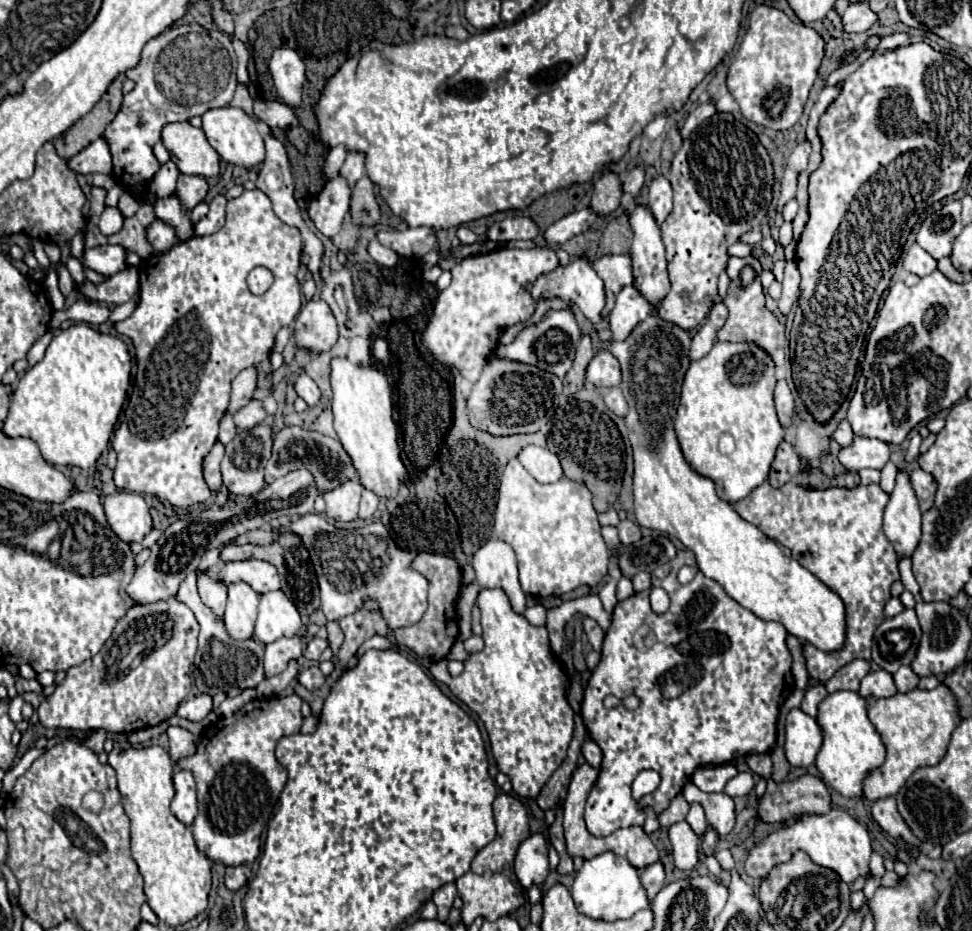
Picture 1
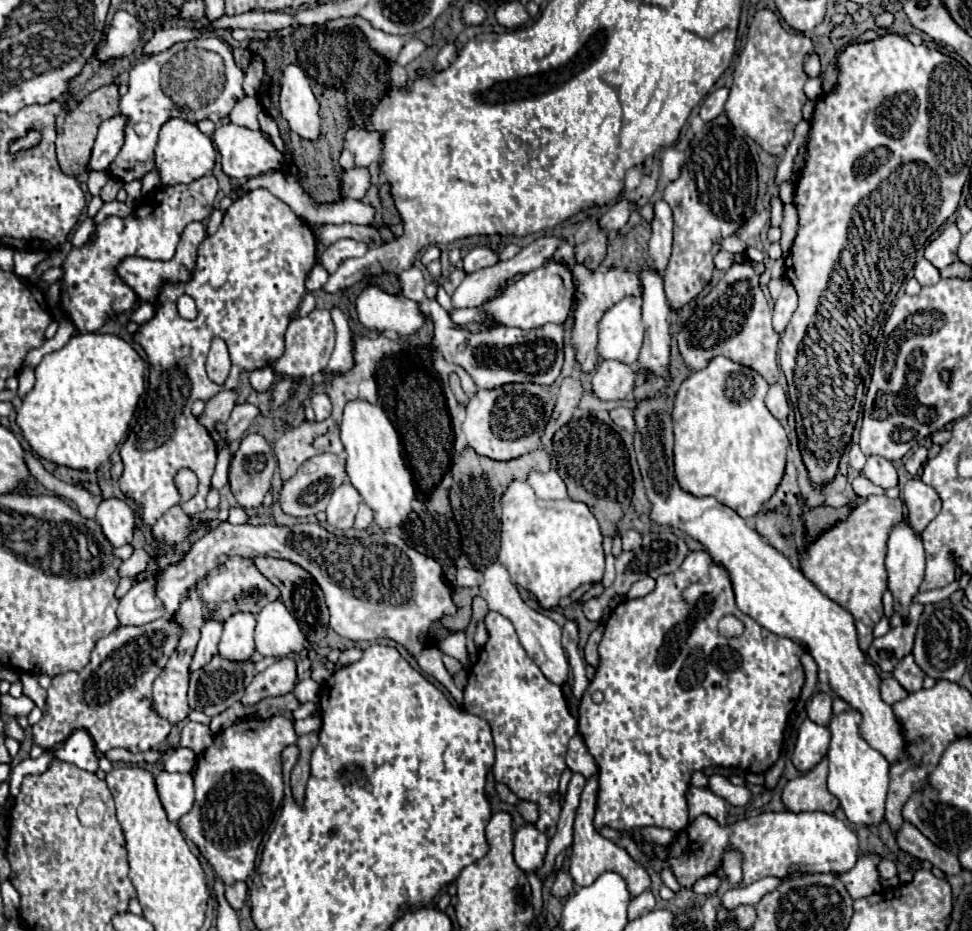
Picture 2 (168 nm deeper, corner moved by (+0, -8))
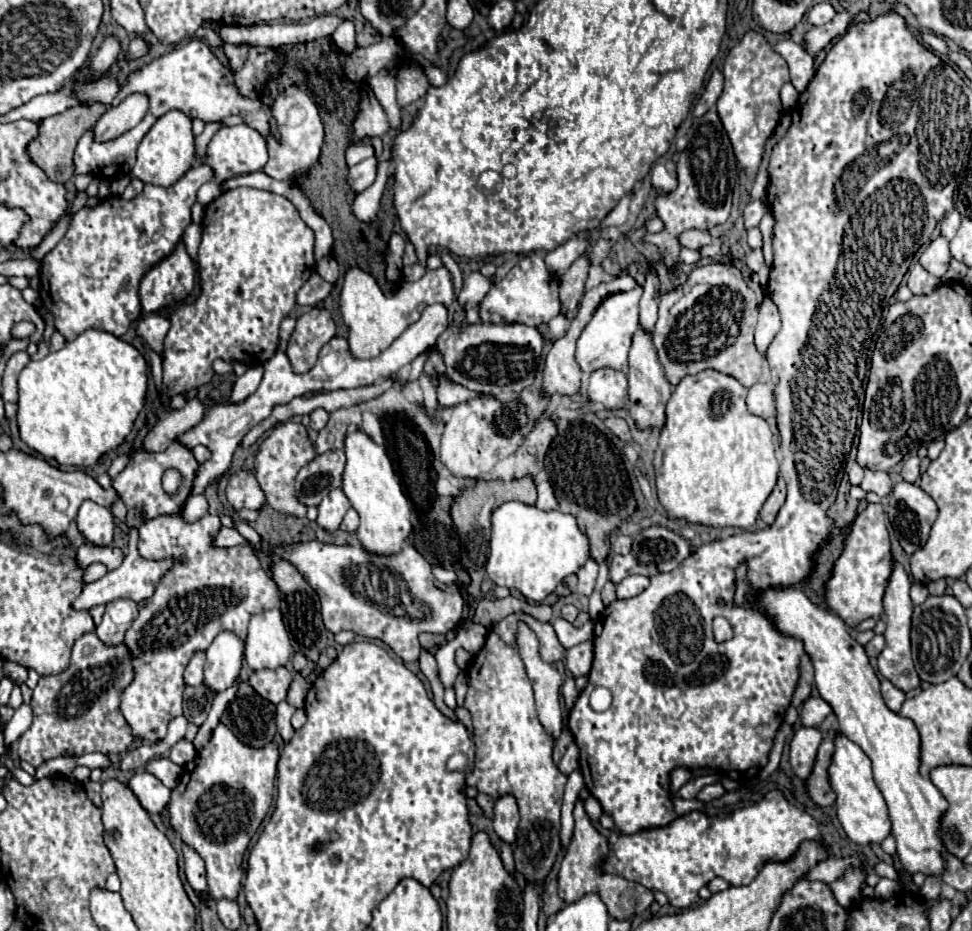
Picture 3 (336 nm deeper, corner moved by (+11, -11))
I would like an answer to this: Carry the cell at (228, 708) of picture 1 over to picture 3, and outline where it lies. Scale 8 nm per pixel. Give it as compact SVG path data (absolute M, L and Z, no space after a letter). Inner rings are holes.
M277 667L277 669L261 669L261 671L253 671L251 677L247 679L247 683L267 701L271 703L281 703L287 695L289 683L291 683L291 673L285 667Z

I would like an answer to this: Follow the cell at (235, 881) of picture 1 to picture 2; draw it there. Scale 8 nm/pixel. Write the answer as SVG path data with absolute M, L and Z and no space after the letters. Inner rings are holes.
M236 882L236 884L232 884L232 886L226 888L226 900L230 902L230 906L234 910L240 910L244 906L246 892L248 892L248 888L246 888L244 882Z

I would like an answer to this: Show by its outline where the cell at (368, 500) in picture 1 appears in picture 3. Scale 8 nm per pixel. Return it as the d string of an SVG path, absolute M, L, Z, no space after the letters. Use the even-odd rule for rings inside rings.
M349 509L341 523L341 531L357 531L357 527L359 527L359 515L355 509Z

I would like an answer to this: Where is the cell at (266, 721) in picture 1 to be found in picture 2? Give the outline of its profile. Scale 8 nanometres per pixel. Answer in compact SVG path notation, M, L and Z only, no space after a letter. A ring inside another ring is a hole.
M274 716L268 722L240 722L222 730L216 736L216 744L212 744L204 754L198 756L196 770L192 772L196 800L190 812L178 820L180 830L190 838L202 856L210 862L216 876L226 884L244 882L254 870L256 852L260 848L262 836L268 832L274 814L284 798L284 780L282 780L282 752L286 746L296 744L298 736L294 732L292 720L284 716Z

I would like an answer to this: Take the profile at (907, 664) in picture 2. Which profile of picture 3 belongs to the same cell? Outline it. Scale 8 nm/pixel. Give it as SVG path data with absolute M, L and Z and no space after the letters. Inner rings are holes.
M893 561L893 571L883 595L883 609L885 609L885 621L887 621L887 629L885 629L885 639L887 645L879 655L879 671L885 679L889 679L897 689L901 689L903 693L915 689L921 685L917 671L913 667L913 659L911 659L911 643L909 643L909 633L911 633L911 613L913 613L913 603L909 599L909 575L903 569L903 565L899 561Z

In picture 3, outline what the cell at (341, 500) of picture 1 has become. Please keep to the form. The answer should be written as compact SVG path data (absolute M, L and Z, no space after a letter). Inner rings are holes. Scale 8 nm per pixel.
M333 489L321 503L319 503L319 515L317 515L317 525L325 531L337 531L341 525L341 519L345 517L347 509L351 507L349 499L341 489Z

